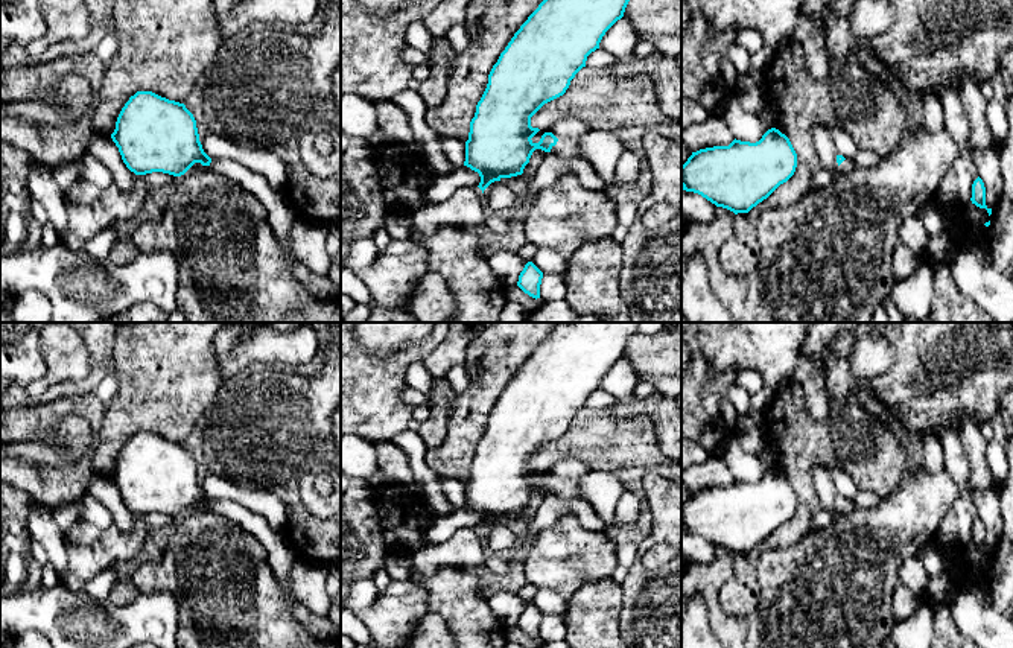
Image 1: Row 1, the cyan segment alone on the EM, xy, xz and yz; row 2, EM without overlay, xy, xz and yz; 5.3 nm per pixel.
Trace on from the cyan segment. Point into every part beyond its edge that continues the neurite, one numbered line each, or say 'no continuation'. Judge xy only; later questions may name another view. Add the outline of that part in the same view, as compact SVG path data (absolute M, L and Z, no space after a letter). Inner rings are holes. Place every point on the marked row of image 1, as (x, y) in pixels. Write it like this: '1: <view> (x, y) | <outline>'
1: xy (280, 213) | M211 160L210 167L260 201L269 227L281 245L286 263L297 283L316 298L330 300L341 295L341 291L327 275L313 274L295 259L289 243L289 231L297 216L286 189L274 189L265 176L231 160Z

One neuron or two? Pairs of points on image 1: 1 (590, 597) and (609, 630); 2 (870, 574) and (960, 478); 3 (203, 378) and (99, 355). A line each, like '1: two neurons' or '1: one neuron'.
1: one neuron
2: two neurons
3: two neurons

